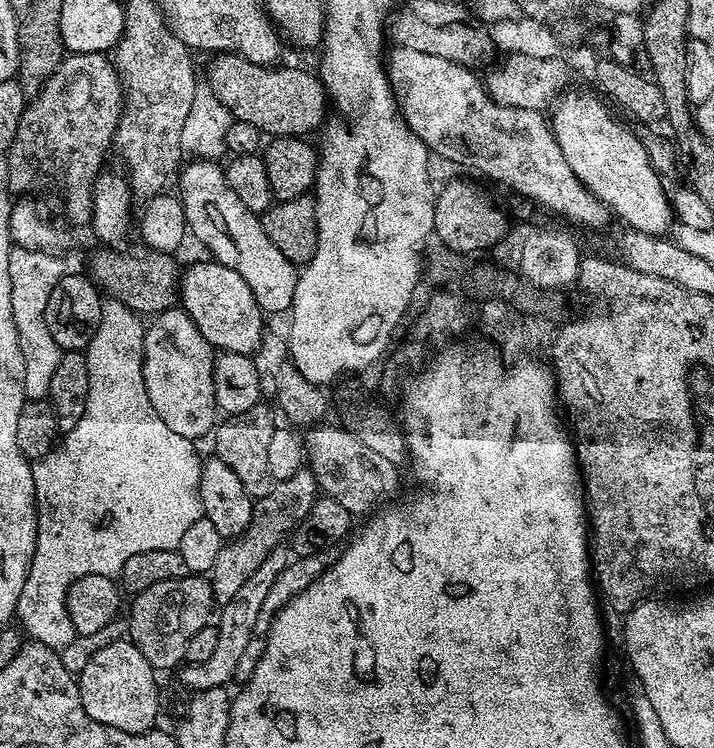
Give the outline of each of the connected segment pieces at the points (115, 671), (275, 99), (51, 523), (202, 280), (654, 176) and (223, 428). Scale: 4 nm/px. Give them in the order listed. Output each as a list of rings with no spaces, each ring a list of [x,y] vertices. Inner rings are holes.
[[[131,640],[110,642],[98,650],[85,668],[78,673],[82,706],[94,722],[114,726],[114,730],[127,732],[153,731],[156,715],[160,712],[160,688],[156,685],[157,669],[142,658]]]
[[[222,52],[209,60],[212,61],[208,64],[207,91],[212,92],[222,106],[226,106],[233,121],[246,122],[268,138],[304,138],[309,135],[307,132],[315,133],[325,123],[324,111],[329,111],[330,101],[319,75],[312,73],[311,76],[304,68],[255,64],[235,52]]]
[[[111,298],[105,299],[100,305],[100,321],[98,322],[98,330],[94,330],[94,338],[89,342],[86,355],[88,357],[88,377],[90,378],[90,390],[88,391],[88,405],[86,410],[82,414],[82,418],[78,422],[78,426],[74,426],[68,432],[63,433],[62,439],[53,448],[50,454],[46,454],[43,460],[39,461],[38,467],[35,469],[34,475],[36,478],[36,498],[38,501],[38,516],[41,521],[44,520],[48,523],[48,532],[52,536],[56,536],[56,544],[60,547],[60,552],[68,560],[40,560],[41,558],[33,559],[30,570],[26,574],[26,582],[22,586],[22,594],[18,598],[16,603],[16,616],[18,617],[19,627],[23,629],[31,639],[42,642],[42,646],[50,646],[50,650],[62,653],[70,646],[77,637],[74,626],[70,622],[68,617],[68,611],[66,610],[66,602],[64,601],[64,595],[68,593],[68,588],[75,580],[82,578],[86,574],[102,574],[103,576],[111,576],[113,578],[119,577],[122,566],[126,562],[126,558],[130,558],[130,554],[138,554],[142,550],[170,550],[171,548],[179,549],[182,542],[182,536],[186,530],[190,529],[190,526],[198,522],[202,517],[202,509],[200,506],[200,465],[202,463],[202,456],[198,453],[192,452],[194,448],[193,441],[184,440],[182,434],[174,434],[174,430],[170,430],[170,426],[166,426],[166,422],[162,422],[162,418],[158,418],[158,414],[154,410],[154,406],[150,406],[150,398],[146,394],[146,386],[144,385],[144,375],[142,374],[142,362],[144,361],[144,329],[146,327],[145,321],[132,309],[128,308],[122,302],[113,300]],[[116,478],[124,488],[126,488],[126,494],[128,494],[128,510],[130,510],[130,522],[124,524],[130,526],[126,530],[120,530],[118,526],[114,530],[104,530],[104,540],[102,536],[96,536],[95,530],[83,529],[82,518],[80,512],[83,508],[80,508],[84,504],[82,498],[86,498],[84,492],[92,490],[92,480],[112,480]]]
[[[203,258],[197,264],[183,269],[178,289],[178,304],[189,318],[202,330],[202,338],[220,352],[255,353],[260,340],[266,334],[265,313],[261,312],[250,286],[242,282],[242,274],[222,266],[211,258]]]
[[[565,91],[564,95],[556,101],[550,112],[552,133],[558,142],[558,146],[562,146],[562,154],[566,154],[566,162],[570,162],[570,170],[574,170],[576,177],[607,208],[615,213],[615,215],[617,212],[628,223],[627,227],[631,231],[645,232],[654,237],[663,237],[667,233],[664,231],[667,230],[668,223],[670,223],[670,228],[674,220],[670,196],[667,191],[664,193],[665,181],[654,170],[654,166],[646,154],[644,144],[641,142],[639,135],[635,131],[632,133],[630,129],[624,128],[622,121],[615,120],[612,117],[613,109],[599,95],[596,95],[596,97],[591,96],[588,92],[572,91]]]
[[[261,402],[250,406],[250,410],[242,410],[242,414],[225,415],[214,429],[215,459],[226,462],[226,466],[230,466],[234,474],[238,474],[242,486],[246,486],[246,494],[253,498],[270,494],[274,483],[270,474],[270,437],[278,426],[278,416],[271,408],[272,413],[266,404]]]

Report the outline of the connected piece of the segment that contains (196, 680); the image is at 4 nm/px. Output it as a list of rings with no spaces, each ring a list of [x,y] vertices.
[[[281,546],[270,550],[270,554],[266,554],[266,562],[262,562],[262,566],[258,566],[258,570],[254,570],[254,574],[250,574],[249,580],[238,589],[238,594],[234,594],[234,598],[230,598],[230,602],[219,609],[218,647],[211,655],[210,662],[185,663],[179,669],[181,682],[186,687],[192,688],[193,693],[204,692],[208,688],[219,688],[232,680],[241,655],[246,651],[246,645],[250,643],[250,634],[254,630],[255,620],[258,619],[258,610],[262,610],[262,606],[269,603],[274,578],[278,578],[278,574],[282,574],[289,559],[290,552],[287,547]]]

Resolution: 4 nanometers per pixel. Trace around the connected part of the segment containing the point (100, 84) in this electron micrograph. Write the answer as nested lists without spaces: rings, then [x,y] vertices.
[[[103,52],[65,55],[64,61],[50,74],[42,90],[25,107],[19,130],[8,149],[8,188],[11,193],[52,195],[60,199],[60,208],[72,224],[87,225],[92,218],[92,189],[102,171],[100,163],[104,151],[113,147],[113,136],[118,126],[124,93],[115,63]]]

